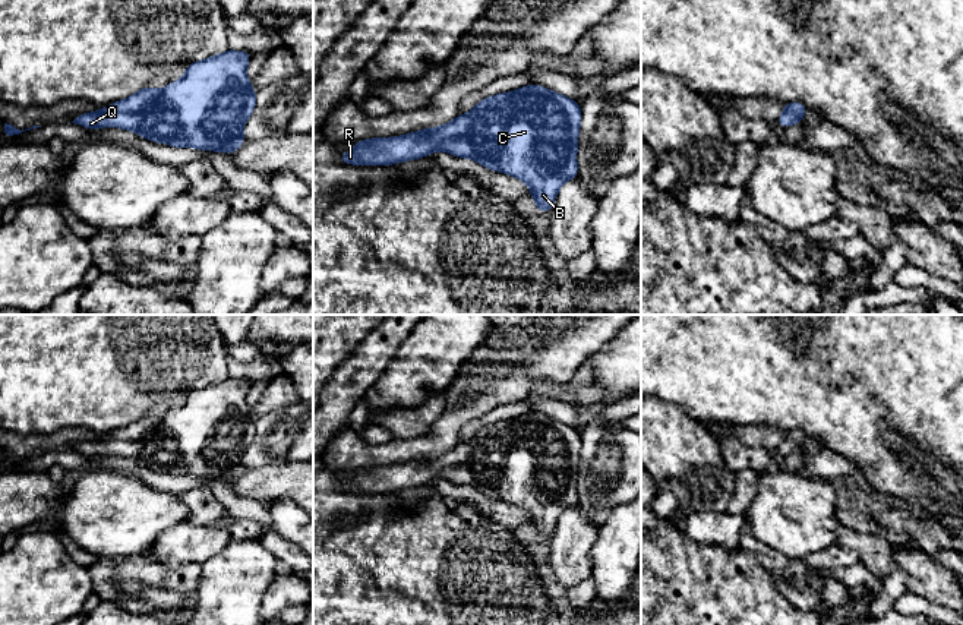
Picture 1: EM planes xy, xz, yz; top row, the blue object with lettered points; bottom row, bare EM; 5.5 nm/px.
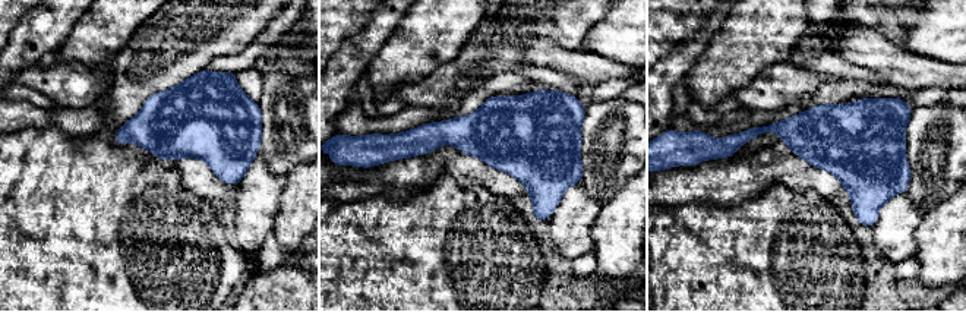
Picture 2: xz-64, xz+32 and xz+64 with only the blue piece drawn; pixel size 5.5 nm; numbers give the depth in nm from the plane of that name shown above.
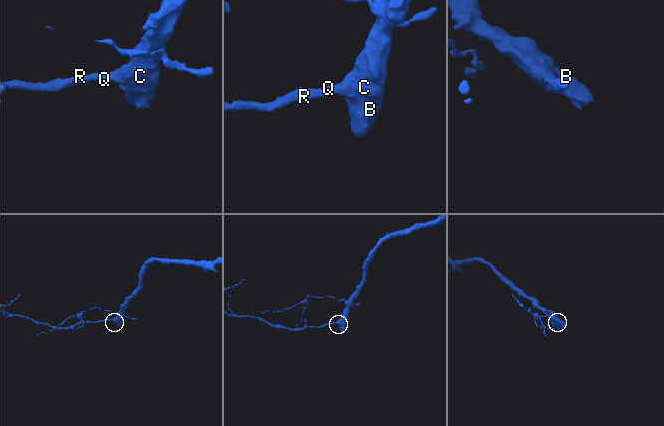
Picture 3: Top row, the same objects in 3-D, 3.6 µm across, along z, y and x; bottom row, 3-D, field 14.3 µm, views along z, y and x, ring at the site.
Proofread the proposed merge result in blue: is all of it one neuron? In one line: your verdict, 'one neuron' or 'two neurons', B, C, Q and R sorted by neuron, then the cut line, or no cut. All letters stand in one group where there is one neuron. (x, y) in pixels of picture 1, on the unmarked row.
one neuron; groups B C Q R; cut none

